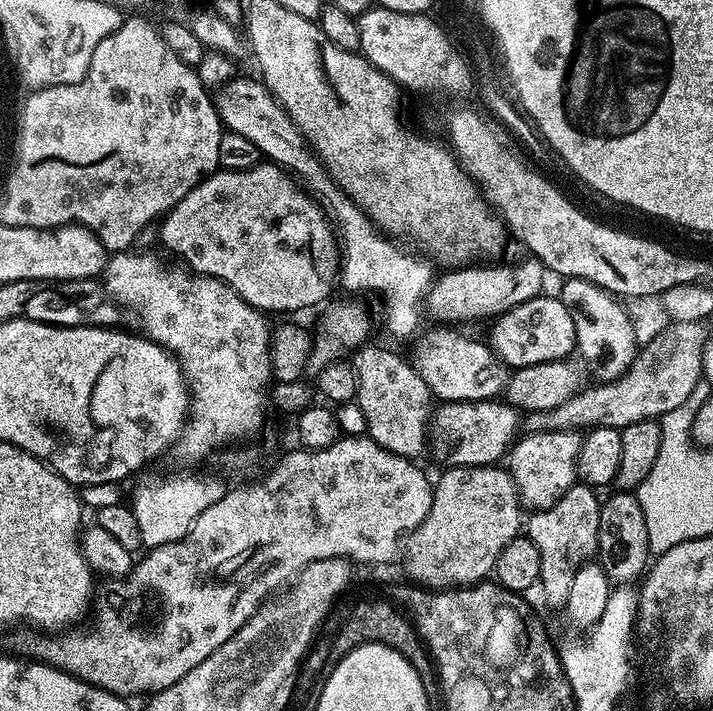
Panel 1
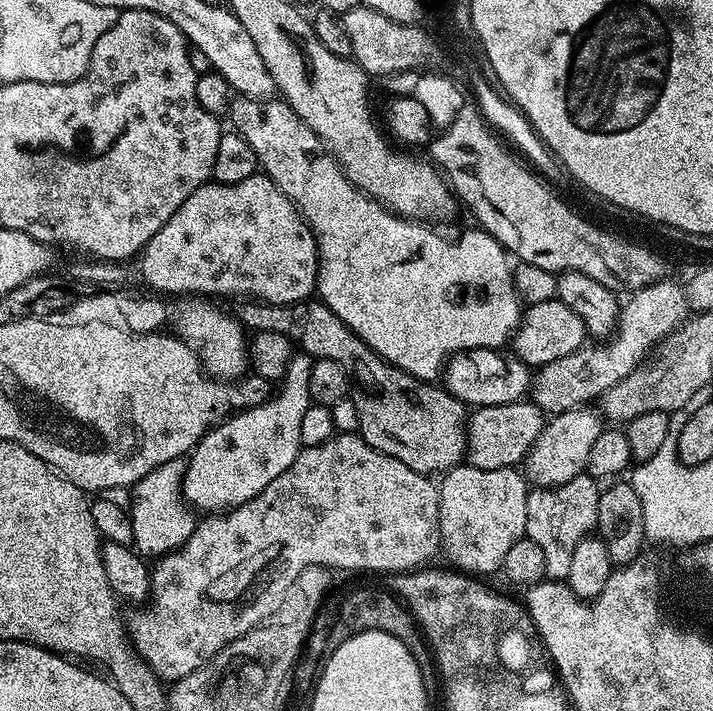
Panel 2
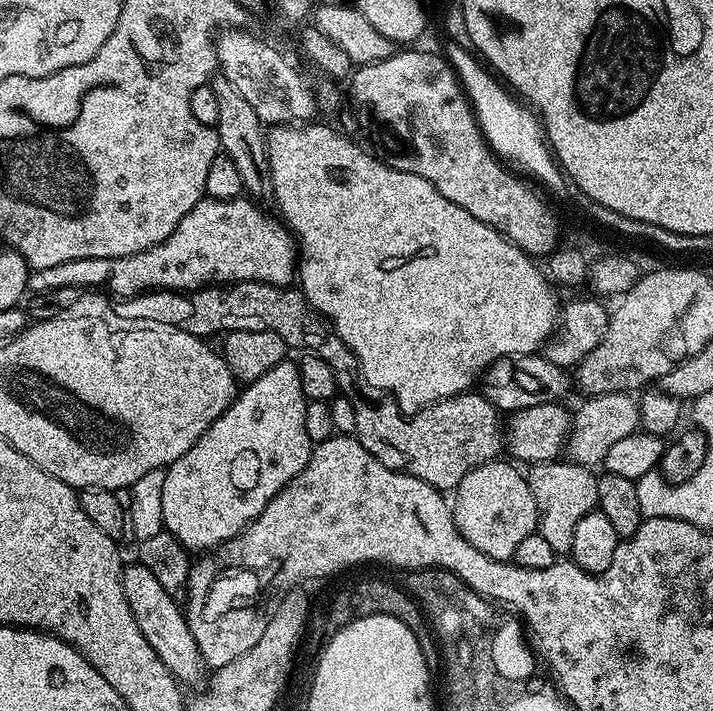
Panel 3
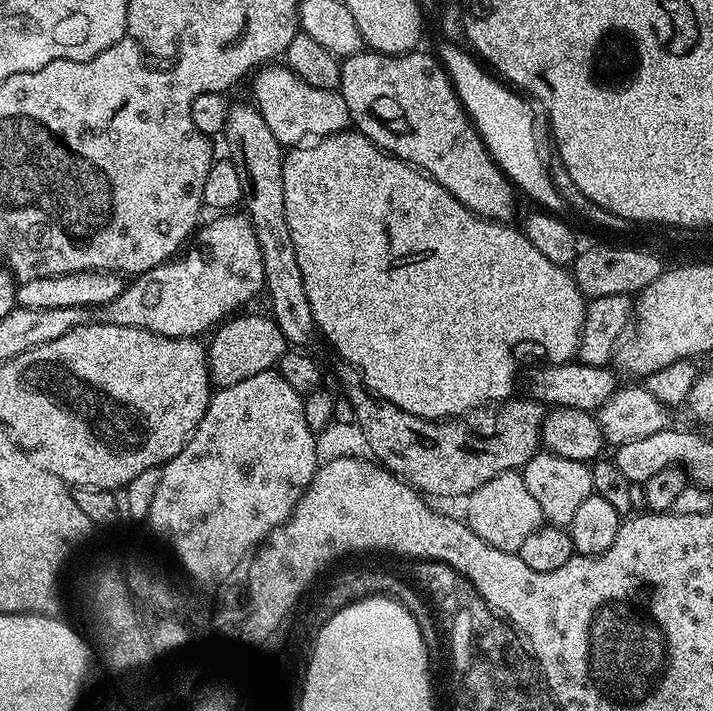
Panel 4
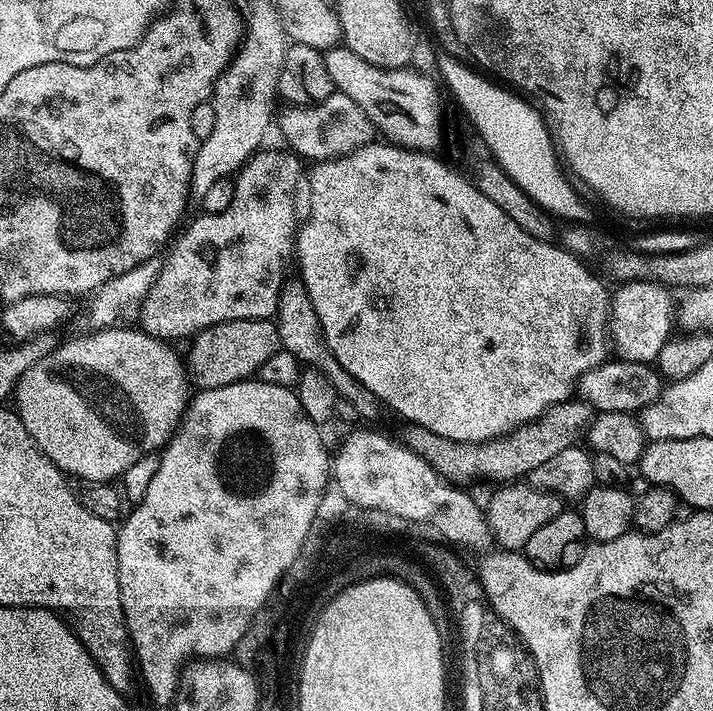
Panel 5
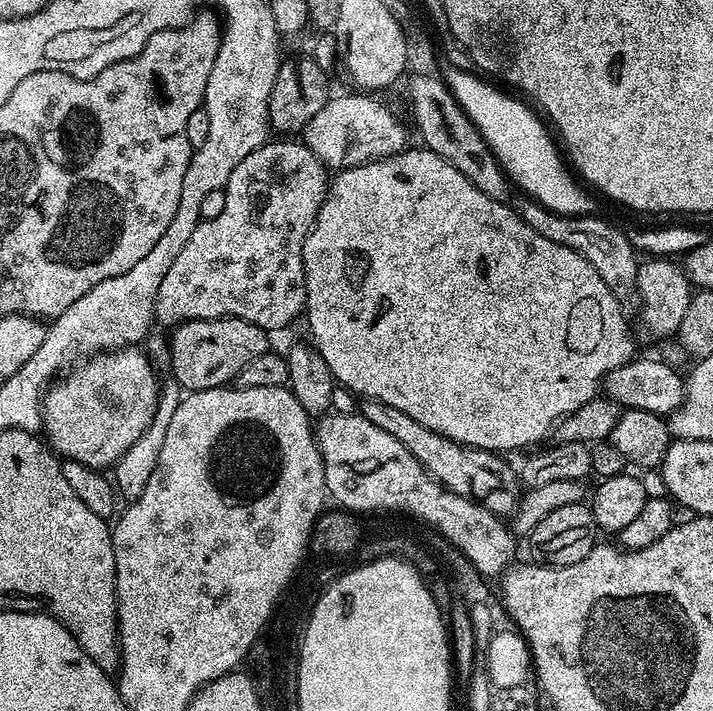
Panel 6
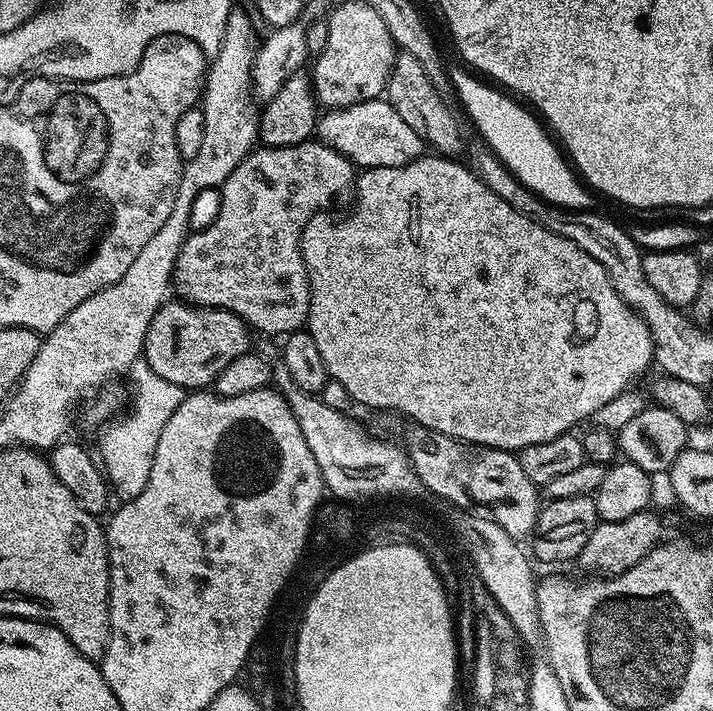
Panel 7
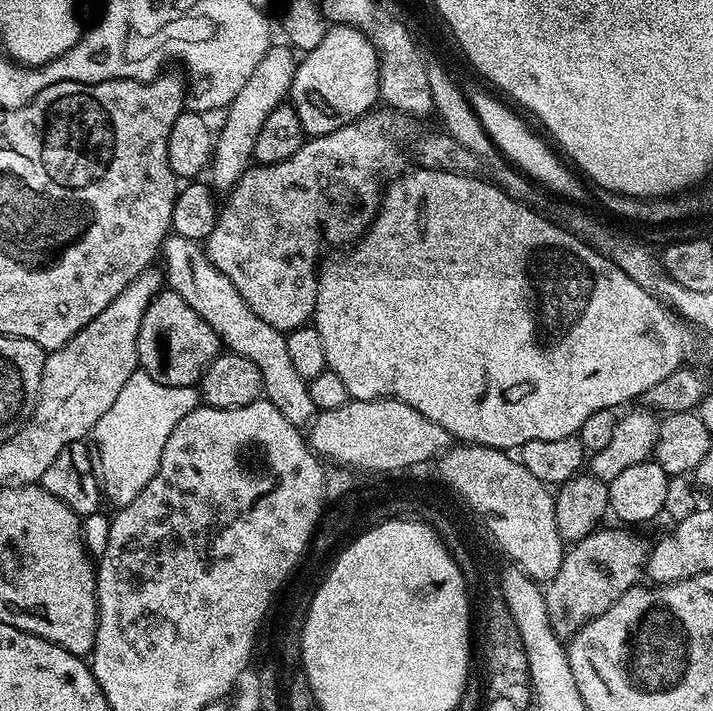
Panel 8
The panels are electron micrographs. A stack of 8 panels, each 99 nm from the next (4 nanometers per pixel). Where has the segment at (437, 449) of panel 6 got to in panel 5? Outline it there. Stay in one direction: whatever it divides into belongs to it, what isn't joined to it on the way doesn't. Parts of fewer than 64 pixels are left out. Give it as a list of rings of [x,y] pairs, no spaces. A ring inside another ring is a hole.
[[[290,278],[281,285],[274,323],[278,330],[280,347],[294,354],[301,365],[314,368],[329,378],[333,383],[337,399],[348,400],[358,412],[360,419],[372,420],[382,411],[382,405],[374,393],[366,389],[366,386],[354,378],[334,357],[333,351],[325,340],[325,335],[322,334],[321,322],[318,320],[318,314],[314,311],[313,303],[310,302],[302,280]]]

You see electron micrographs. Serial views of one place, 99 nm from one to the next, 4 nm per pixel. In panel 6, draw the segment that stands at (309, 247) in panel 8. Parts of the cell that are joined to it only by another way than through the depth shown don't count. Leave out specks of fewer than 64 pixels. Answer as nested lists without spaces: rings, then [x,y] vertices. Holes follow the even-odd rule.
[[[292,138],[276,139],[280,140],[274,141],[275,139],[273,139],[271,142],[265,142],[258,150],[246,154],[246,158],[242,158],[242,162],[238,162],[238,166],[234,166],[228,183],[223,187],[226,206],[222,206],[222,214],[218,214],[218,218],[201,220],[198,227],[194,230],[194,234],[190,234],[190,239],[186,241],[186,247],[179,252],[178,258],[174,258],[174,263],[170,266],[170,270],[166,270],[166,278],[162,278],[162,286],[158,286],[158,294],[156,295],[155,319],[159,323],[161,320],[162,323],[168,324],[167,326],[175,326],[181,324],[183,320],[213,320],[223,316],[233,316],[263,328],[269,334],[275,334],[279,328],[284,328],[287,324],[294,323],[299,316],[301,319],[302,313],[305,311],[304,299],[306,298],[306,286],[304,285],[304,237],[312,229],[318,210],[323,206],[324,198],[328,195],[330,172],[325,165],[321,164],[320,159],[308,149],[307,144],[303,142],[295,144],[292,141],[295,139]]]

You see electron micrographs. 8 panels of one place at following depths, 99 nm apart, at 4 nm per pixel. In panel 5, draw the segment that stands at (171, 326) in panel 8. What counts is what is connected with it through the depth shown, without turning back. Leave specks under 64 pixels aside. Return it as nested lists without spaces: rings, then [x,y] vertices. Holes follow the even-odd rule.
[[[231,320],[197,332],[187,345],[186,371],[197,389],[230,386],[259,373],[262,362],[280,349],[279,334],[275,323],[266,320]]]

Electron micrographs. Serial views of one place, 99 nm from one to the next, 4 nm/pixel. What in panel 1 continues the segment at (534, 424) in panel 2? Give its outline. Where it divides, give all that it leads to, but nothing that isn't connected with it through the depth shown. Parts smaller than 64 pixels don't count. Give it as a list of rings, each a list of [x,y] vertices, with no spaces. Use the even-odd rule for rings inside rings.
[[[450,400],[441,403],[435,409],[430,424],[436,427],[436,433],[431,433],[430,444],[440,448],[446,459],[452,460],[456,466],[492,466],[505,459],[511,449],[522,416],[515,408],[501,402],[490,400]]]

